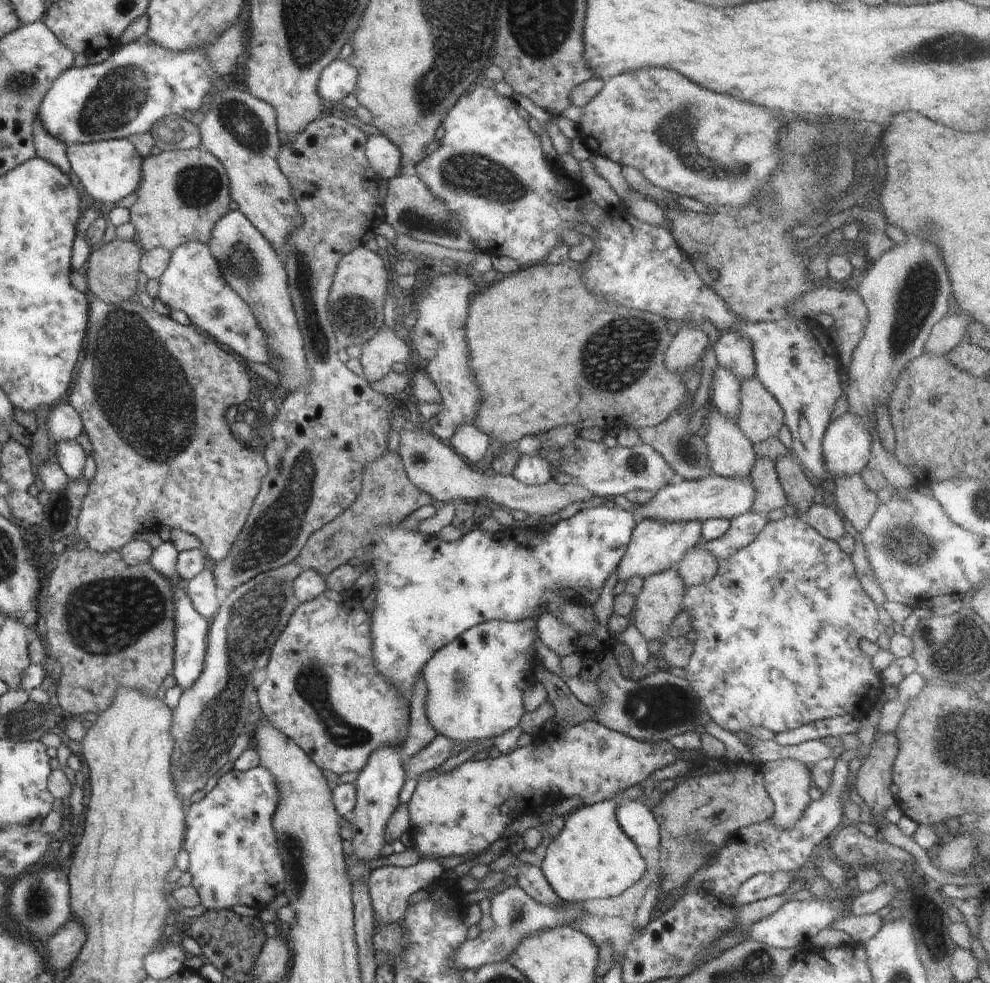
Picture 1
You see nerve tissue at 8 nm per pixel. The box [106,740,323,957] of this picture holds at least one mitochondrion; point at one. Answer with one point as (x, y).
(291, 845)

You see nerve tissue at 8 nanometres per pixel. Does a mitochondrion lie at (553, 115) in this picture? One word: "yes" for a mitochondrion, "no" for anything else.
no

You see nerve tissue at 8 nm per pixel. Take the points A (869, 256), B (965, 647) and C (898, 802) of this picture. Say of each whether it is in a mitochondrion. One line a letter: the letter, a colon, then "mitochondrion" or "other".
A: other
B: mitochondrion
C: other

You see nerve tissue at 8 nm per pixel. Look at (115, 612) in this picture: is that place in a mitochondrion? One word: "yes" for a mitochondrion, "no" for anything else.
yes

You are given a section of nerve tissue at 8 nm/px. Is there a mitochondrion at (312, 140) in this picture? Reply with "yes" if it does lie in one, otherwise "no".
no

